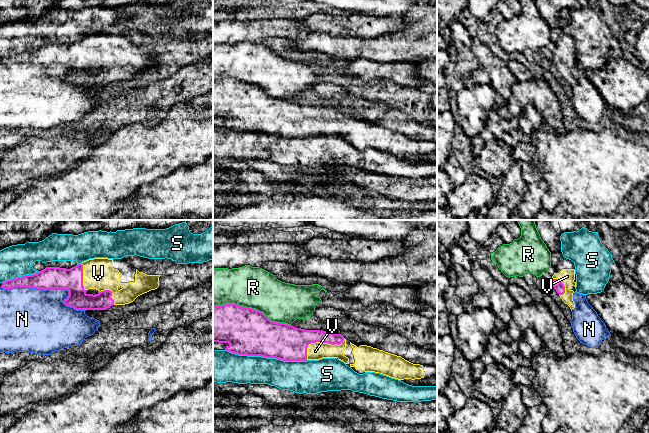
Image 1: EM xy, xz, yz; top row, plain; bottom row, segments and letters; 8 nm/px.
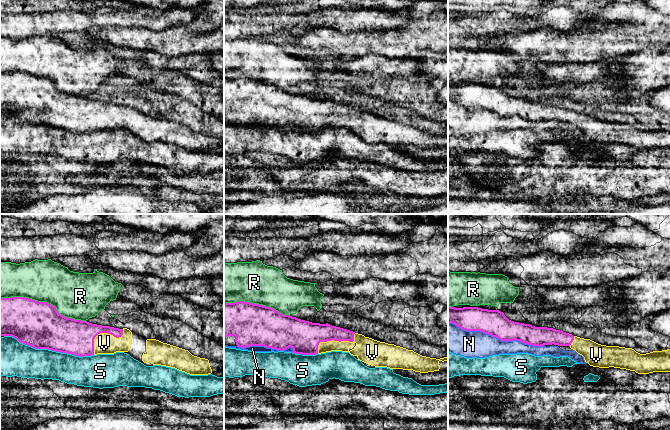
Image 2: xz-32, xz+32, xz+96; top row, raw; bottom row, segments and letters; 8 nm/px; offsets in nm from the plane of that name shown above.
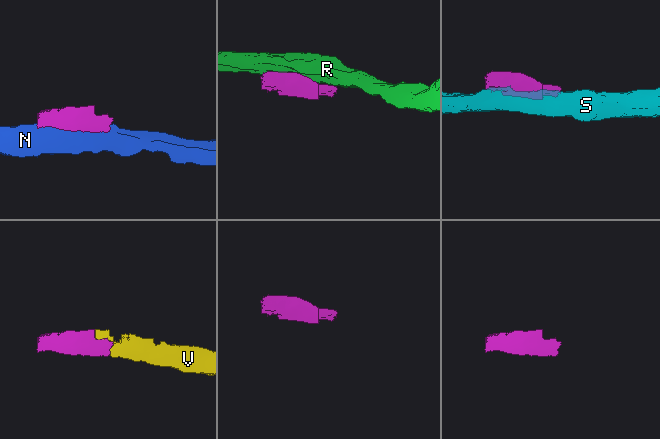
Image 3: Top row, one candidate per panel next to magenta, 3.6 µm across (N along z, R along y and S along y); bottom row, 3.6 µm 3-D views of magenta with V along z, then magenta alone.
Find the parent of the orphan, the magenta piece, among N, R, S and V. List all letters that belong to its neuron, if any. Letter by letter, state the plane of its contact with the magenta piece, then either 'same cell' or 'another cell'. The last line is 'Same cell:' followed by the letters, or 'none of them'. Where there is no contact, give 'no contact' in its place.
N: contact in xy; another cell
R: contact in xz; another cell
S: contact in xz; another cell
V: contact in xz; same cell
Same cell: V

